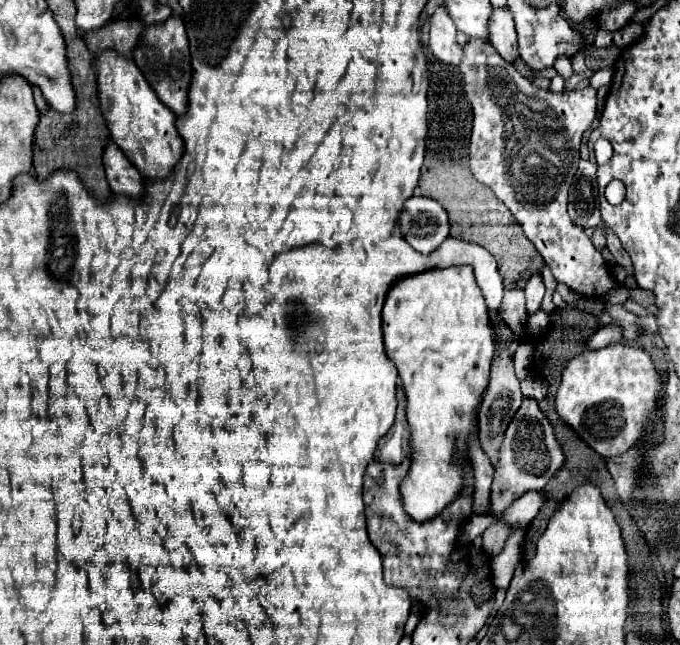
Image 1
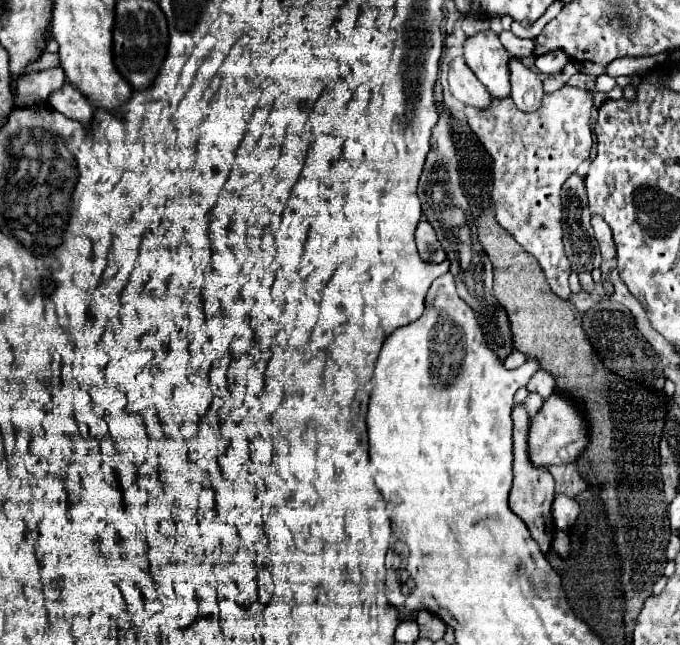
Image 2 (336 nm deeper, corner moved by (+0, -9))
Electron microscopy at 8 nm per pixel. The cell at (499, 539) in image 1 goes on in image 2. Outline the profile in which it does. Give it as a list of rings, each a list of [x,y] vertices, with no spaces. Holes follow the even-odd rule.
[[[523,403],[513,407],[513,487],[509,495],[509,507],[511,511],[523,519],[523,523],[529,527],[533,539],[539,543],[541,551],[547,553],[551,547],[553,535],[557,531],[553,517],[551,517],[551,503],[555,497],[555,481],[553,475],[549,473],[547,467],[537,467],[533,465],[529,457],[529,425],[531,425],[531,415],[525,409]]]

